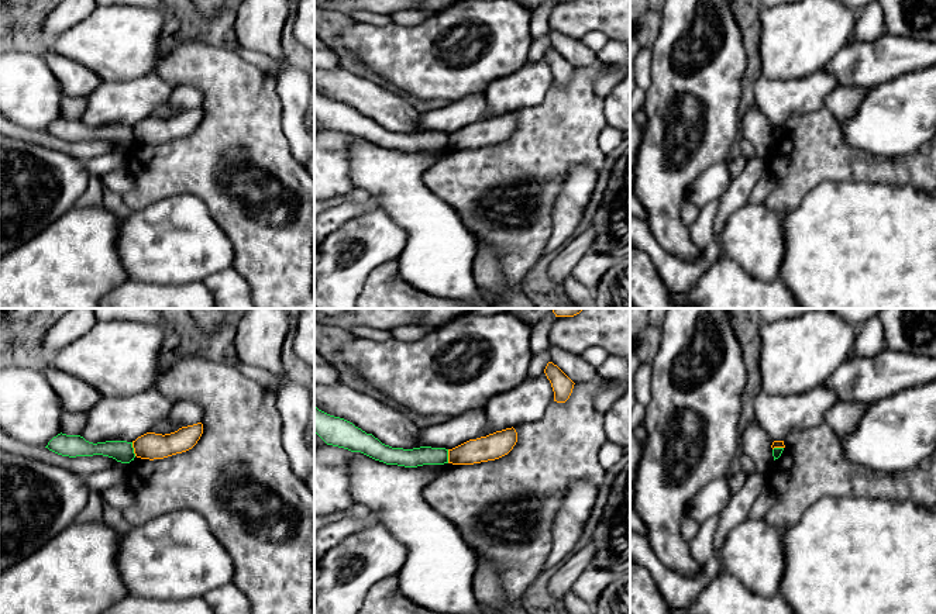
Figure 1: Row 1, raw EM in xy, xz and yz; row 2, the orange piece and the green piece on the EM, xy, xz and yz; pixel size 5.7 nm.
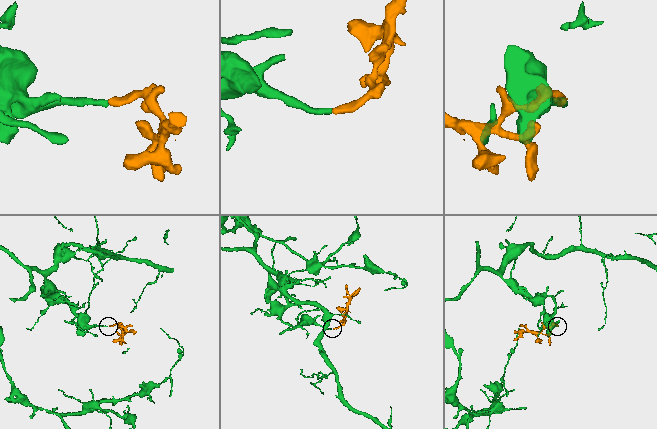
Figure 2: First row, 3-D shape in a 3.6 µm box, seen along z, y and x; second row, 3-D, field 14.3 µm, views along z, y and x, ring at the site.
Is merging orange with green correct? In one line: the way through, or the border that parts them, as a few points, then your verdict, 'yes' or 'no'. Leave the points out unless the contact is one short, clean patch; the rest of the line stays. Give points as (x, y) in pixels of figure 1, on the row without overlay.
border along xy (131, 127), (136, 140); no

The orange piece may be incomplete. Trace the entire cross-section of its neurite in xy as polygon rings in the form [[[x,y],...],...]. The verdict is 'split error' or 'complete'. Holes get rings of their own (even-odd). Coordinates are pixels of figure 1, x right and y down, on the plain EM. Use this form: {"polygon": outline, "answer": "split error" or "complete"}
{"polygon": [[[203,108],[182,111],[171,118],[147,117],[133,125],[134,138],[141,144],[164,144],[192,134],[203,118]]], "answer": "complete"}

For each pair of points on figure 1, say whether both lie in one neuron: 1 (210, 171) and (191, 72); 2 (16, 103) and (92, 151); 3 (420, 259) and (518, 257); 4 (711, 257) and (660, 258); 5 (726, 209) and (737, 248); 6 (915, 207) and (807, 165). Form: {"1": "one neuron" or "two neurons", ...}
{"1": "one neuron", "2": "two neurons", "3": "two neurons", "4": "one neuron", "5": "two neurons", "6": "two neurons"}

